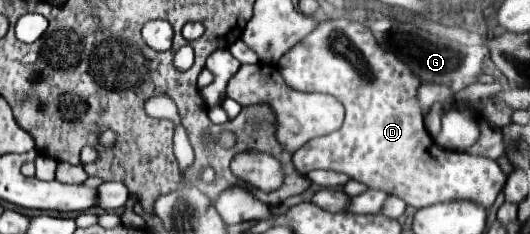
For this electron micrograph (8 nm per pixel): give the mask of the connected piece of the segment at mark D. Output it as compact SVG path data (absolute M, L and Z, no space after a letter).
M350 19L320 23L304 41L294 45L278 61L278 67L284 81L292 89L334 95L346 109L344 125L338 131L314 139L314 147L302 147L300 151L294 151L292 163L298 173L306 175L312 169L330 169L346 173L372 189L382 189L390 195L404 199L406 205L412 205L414 209L448 201L476 201L478 205L484 205L488 209L496 201L496 195L502 191L506 175L500 171L496 161L474 157L468 153L446 151L434 145L432 137L424 129L422 111L416 97L420 79L414 77L408 65L404 65L404 61L400 61L394 53L382 49L364 23Z

